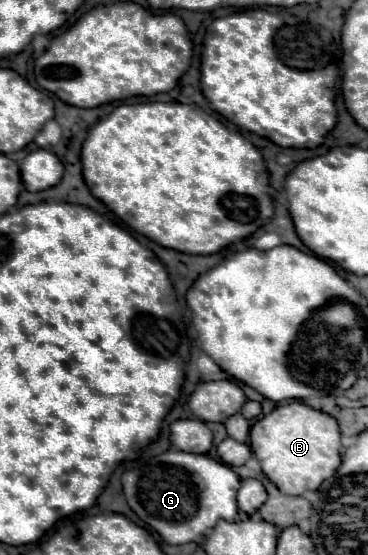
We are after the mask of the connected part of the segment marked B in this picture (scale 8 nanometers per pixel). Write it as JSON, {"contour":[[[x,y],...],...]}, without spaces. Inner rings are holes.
{"contour":[[[304,402],[276,406],[268,416],[262,416],[250,430],[250,448],[260,460],[262,472],[290,496],[302,496],[334,474],[340,466],[340,430],[332,416],[310,408]]]}

